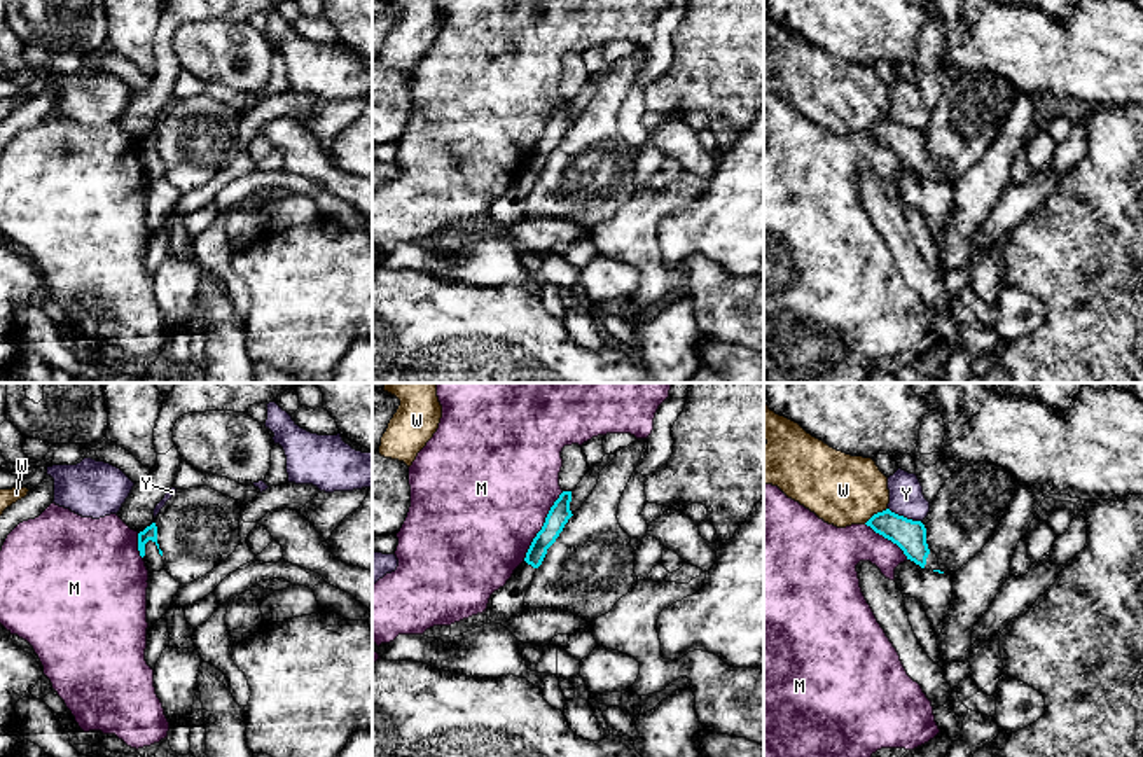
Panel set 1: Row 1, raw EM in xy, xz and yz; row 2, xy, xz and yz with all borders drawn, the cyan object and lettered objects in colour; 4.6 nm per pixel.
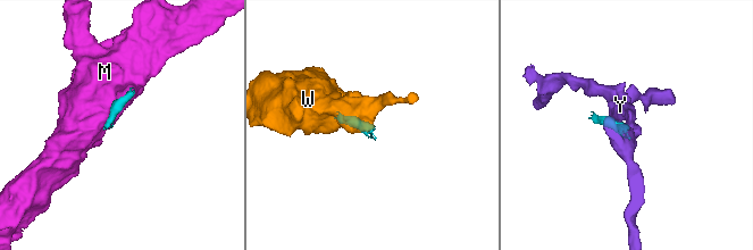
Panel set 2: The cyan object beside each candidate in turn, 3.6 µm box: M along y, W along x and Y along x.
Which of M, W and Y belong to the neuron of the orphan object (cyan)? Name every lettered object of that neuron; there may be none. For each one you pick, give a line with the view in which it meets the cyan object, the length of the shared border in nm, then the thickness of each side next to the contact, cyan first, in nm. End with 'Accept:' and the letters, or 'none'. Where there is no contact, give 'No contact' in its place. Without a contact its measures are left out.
Accept: none

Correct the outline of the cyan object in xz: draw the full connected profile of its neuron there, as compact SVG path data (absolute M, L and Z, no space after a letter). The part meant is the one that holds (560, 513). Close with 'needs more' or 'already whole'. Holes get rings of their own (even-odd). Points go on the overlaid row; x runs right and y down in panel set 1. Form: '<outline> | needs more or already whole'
M563 491L551 507L542 530L533 538L524 561L514 570L512 577L503 587L495 591L489 598L486 615L491 622L505 626L505 622L524 610L524 596L542 565L547 549L556 542L568 519L572 491Z | needs more

